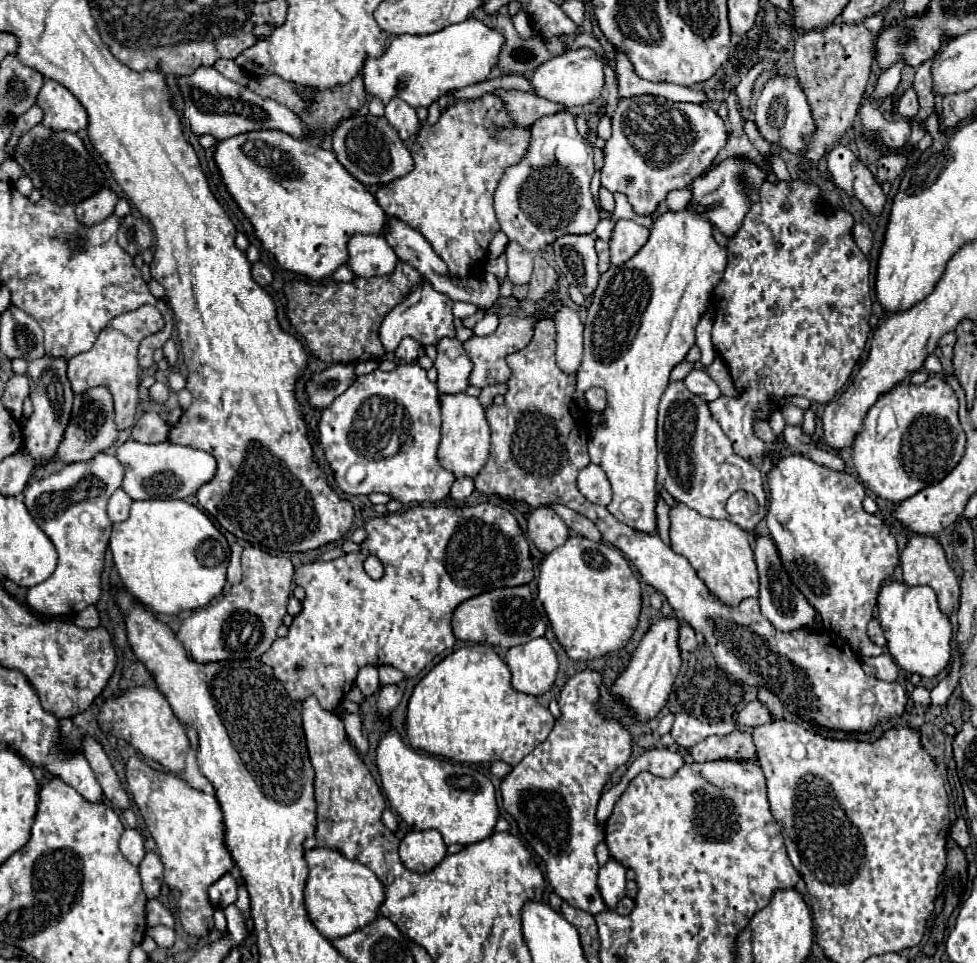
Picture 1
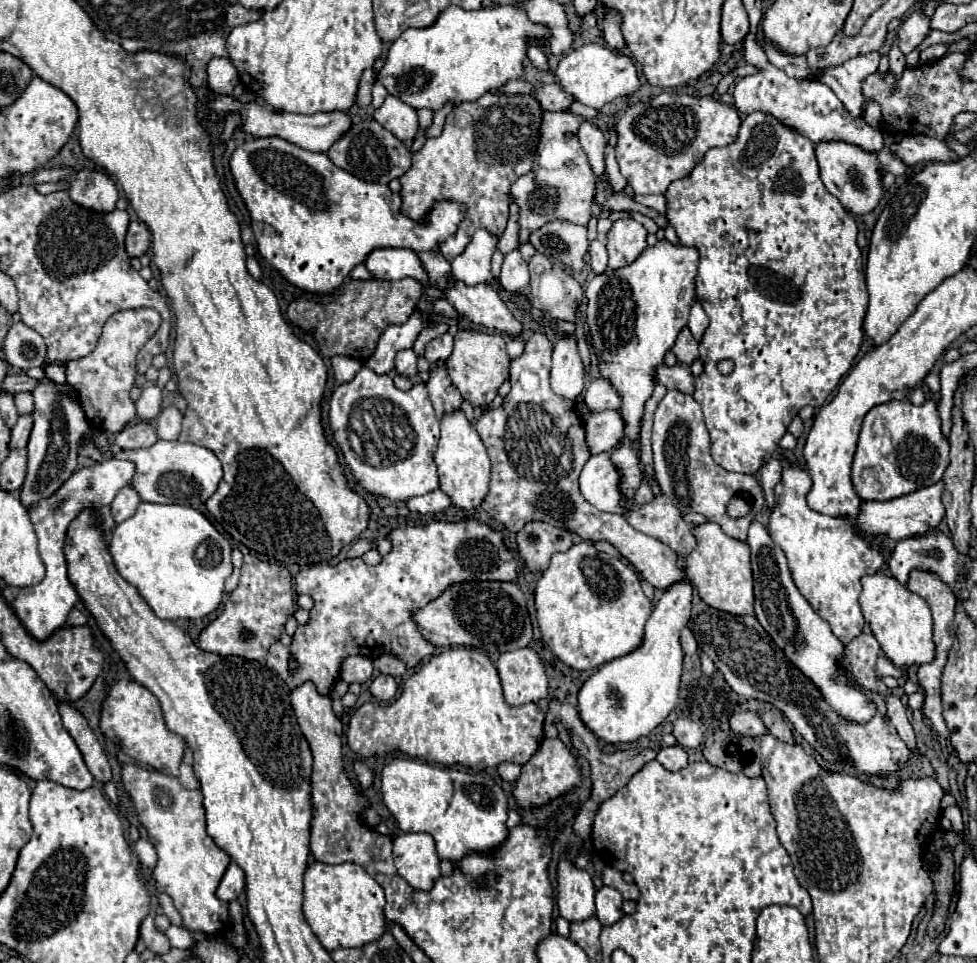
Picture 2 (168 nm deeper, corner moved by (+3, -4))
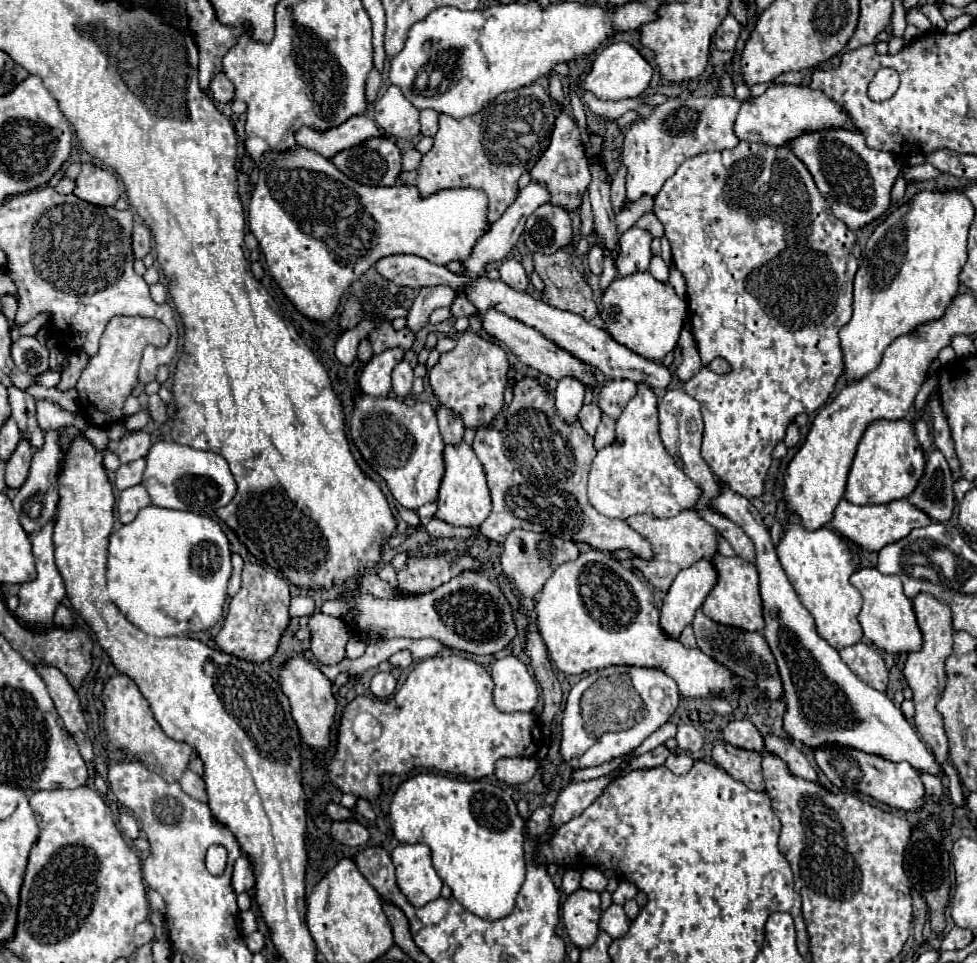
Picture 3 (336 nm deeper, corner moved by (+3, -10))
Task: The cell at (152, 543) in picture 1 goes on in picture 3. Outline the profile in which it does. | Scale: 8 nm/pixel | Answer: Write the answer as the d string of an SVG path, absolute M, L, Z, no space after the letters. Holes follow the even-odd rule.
M159 506L143 508L131 524L121 526L109 538L107 588L117 608L145 634L165 638L185 632L199 632L215 626L223 616L227 582L231 576L231 548L217 522L193 512L167 510Z

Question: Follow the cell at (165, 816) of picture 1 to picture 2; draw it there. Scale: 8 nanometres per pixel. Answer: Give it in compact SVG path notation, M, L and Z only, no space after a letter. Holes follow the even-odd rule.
M123 764L121 782L137 808L149 842L157 850L157 864L153 868L155 888L173 898L187 930L207 936L219 936L223 930L229 930L229 904L219 900L215 892L231 858L205 830L201 790L187 790L177 778L163 776L155 770L139 770L133 764Z

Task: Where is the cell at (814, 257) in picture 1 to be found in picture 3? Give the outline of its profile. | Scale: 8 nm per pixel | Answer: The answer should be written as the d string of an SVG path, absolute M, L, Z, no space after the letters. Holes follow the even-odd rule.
M739 142L733 150L715 150L715 152L705 152L705 154L687 158L657 194L653 212L665 228L665 236L669 238L671 250L673 250L673 262L677 264L677 268L681 270L685 278L687 296L689 296L687 304L689 304L691 334L695 338L695 344L703 362L701 372L693 376L689 382L685 382L683 386L683 390L701 404L701 412L705 420L701 456L711 468L711 472L717 476L717 480L723 480L723 484L727 484L729 488L735 488L735 492L739 492L741 496L757 498L763 492L763 480L773 460L771 452L779 442L783 442L787 426L795 420L797 414L801 412L811 414L819 410L827 402L839 376L843 374L845 364L843 364L839 330L853 316L853 278L859 268L857 258L853 256L855 234L831 212L831 206L827 204L827 200L823 200L821 192L817 190L811 172L791 152L791 148L787 146L775 148L771 144L759 144L759 142ZM715 358L725 358L731 364L731 372L715 374L713 370L709 370L709 362Z

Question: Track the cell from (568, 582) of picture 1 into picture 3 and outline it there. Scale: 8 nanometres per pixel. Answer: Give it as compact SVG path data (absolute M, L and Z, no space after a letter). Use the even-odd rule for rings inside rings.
M589 550L579 554L577 560L561 564L553 576L545 582L543 590L535 598L537 626L539 634L547 646L547 652L553 664L567 674L585 674L595 672L607 666L625 664L625 666L645 666L645 668L663 668L679 686L681 696L709 696L709 694L727 694L737 686L735 676L713 658L705 656L699 648L685 648L681 642L671 640L659 628L659 610L655 608L653 594L637 574L623 568L621 562L613 560L609 552Z

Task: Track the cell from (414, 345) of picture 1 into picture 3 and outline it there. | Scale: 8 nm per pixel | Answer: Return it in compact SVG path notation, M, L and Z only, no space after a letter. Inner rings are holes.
M403 360L395 366L393 370L393 394L397 398L405 398L411 394L411 386L413 386L413 366Z

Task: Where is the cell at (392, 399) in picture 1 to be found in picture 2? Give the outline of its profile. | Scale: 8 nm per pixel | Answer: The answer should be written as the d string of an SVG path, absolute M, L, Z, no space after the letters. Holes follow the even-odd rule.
M363 362L361 370L355 374L355 378L353 378L351 382L341 384L341 386L333 392L333 396L331 396L329 418L331 418L331 430L333 430L333 436L335 436L335 440L337 440L339 448L341 448L341 452L343 452L347 464L351 466L351 470L353 470L357 482L359 482L365 490L369 490L369 492L373 492L373 494L381 494L381 496L385 496L385 498L389 498L389 500L395 500L395 502L407 502L407 500L413 498L413 496L423 496L423 494L433 492L433 490L439 488L437 466L435 466L435 460L433 460L433 454L435 454L435 448L437 448L437 442L439 442L439 418L437 418L435 412L433 412L433 406L431 406L431 400L429 400L429 396L427 396L427 388L425 388L425 384L415 384L415 386L413 386L411 390L407 390L407 392L397 390L397 388L393 386L391 376L387 376L387 374L379 376L379 374L375 374L371 368L367 368L365 362Z

